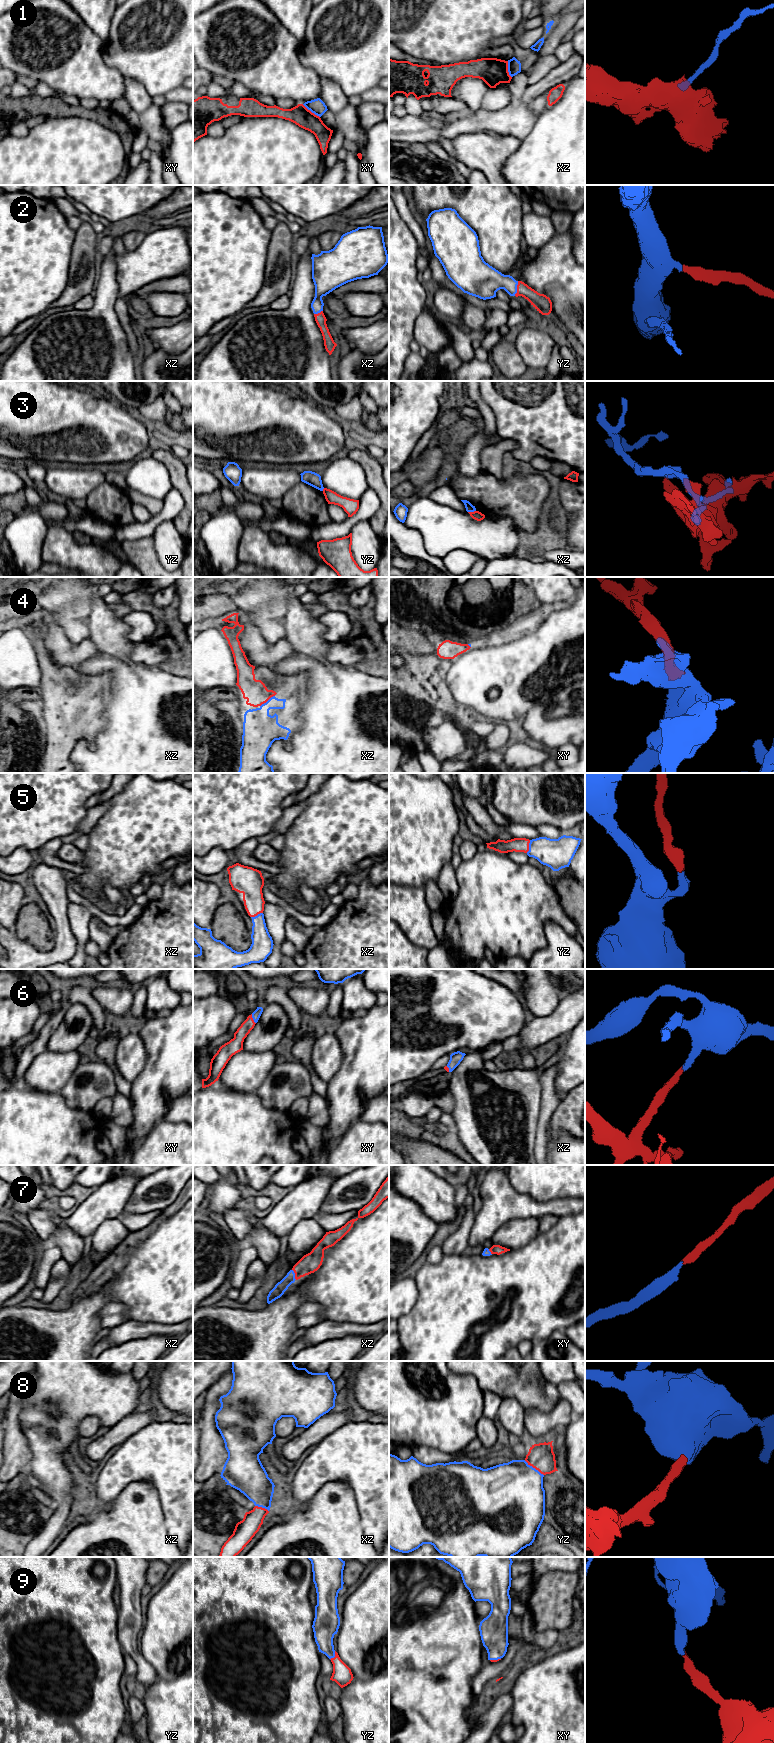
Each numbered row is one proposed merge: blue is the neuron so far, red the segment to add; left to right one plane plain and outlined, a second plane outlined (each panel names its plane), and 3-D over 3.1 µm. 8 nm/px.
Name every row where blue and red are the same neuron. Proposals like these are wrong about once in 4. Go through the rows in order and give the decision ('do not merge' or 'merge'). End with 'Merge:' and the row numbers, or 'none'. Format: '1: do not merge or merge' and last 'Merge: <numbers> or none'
1: do not merge
2: merge
3: do not merge
4: merge
5: merge
6: merge
7: merge
8: merge
9: merge
Merge: 2, 4, 5, 6, 7, 8, 9

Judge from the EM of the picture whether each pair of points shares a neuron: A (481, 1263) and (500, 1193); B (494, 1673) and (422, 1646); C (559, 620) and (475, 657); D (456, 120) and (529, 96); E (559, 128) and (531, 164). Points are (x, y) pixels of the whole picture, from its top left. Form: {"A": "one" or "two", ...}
{"A": "two", "B": "two", "C": "one", "D": "two", "E": "one"}

